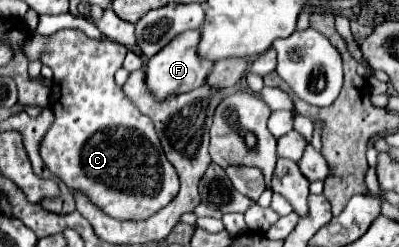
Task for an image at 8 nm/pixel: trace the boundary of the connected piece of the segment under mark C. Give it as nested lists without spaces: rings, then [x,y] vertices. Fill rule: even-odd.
[[[62,29],[54,35],[30,33],[24,45],[28,61],[40,61],[54,71],[54,87],[50,93],[50,109],[56,115],[50,131],[46,133],[40,155],[48,169],[60,177],[70,189],[82,189],[104,213],[116,219],[140,221],[166,207],[178,193],[178,175],[166,159],[160,139],[152,121],[138,111],[136,105],[126,101],[122,89],[114,83],[114,73],[122,67],[126,47],[110,39],[94,41],[80,29]]]

